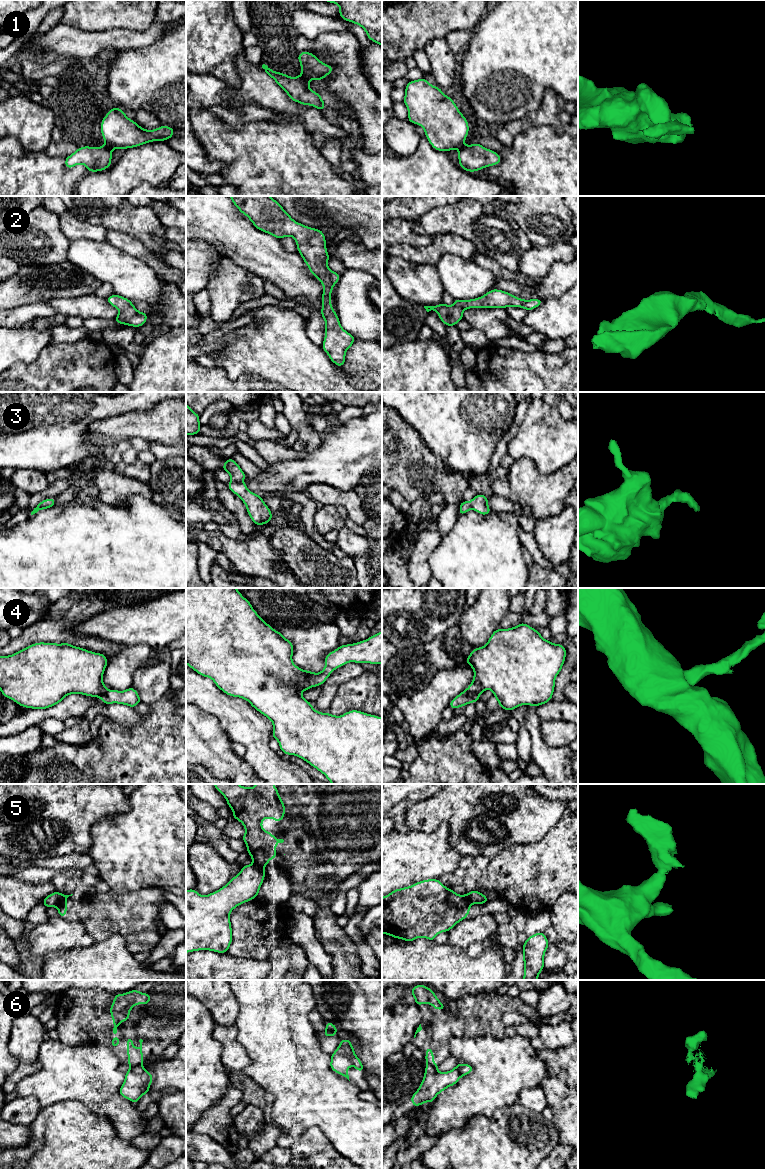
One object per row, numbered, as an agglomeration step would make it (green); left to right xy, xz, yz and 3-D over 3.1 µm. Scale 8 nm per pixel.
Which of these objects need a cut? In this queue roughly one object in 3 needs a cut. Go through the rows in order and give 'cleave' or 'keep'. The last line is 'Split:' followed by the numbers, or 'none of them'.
1: cleave
2: keep
3: keep
4: cleave
5: cleave
6: cleave
Split: 1, 4, 5, 6

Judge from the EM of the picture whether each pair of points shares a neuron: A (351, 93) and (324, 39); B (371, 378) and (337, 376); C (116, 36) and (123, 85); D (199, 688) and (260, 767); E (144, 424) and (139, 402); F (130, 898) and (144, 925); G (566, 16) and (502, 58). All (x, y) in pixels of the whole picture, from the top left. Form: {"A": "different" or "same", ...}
{"A": "same", "B": "different", "C": "different", "D": "same", "E": "different", "F": "same", "G": "same"}

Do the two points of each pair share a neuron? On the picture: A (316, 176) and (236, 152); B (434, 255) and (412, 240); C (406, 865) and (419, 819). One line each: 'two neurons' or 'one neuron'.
A: one neuron
B: two neurons
C: two neurons

